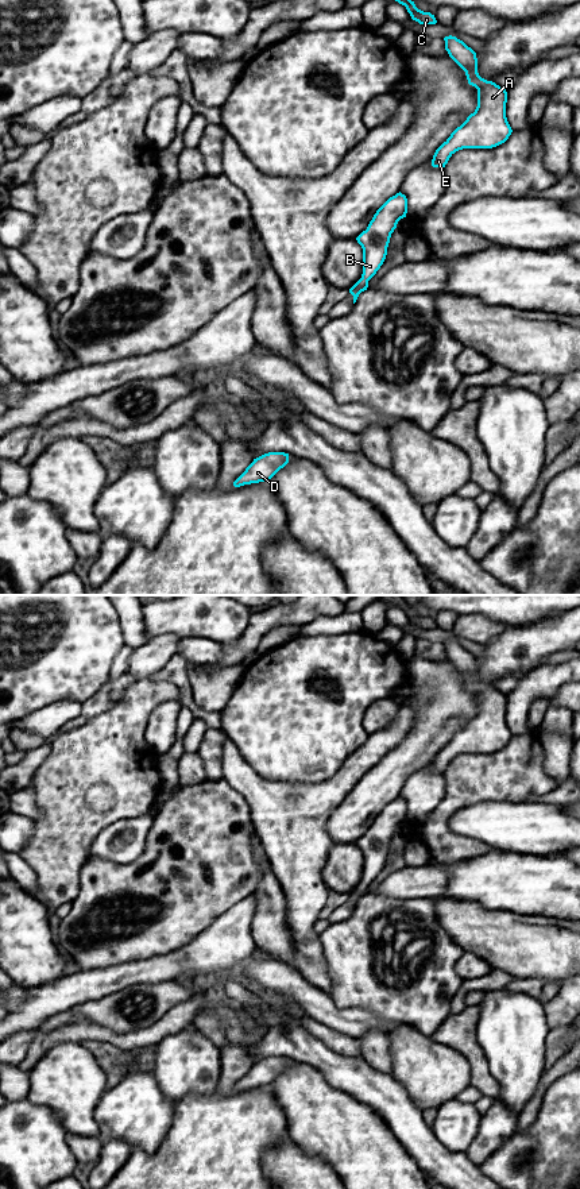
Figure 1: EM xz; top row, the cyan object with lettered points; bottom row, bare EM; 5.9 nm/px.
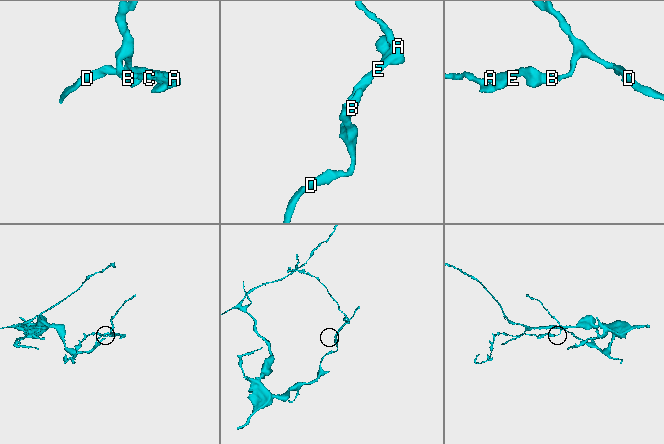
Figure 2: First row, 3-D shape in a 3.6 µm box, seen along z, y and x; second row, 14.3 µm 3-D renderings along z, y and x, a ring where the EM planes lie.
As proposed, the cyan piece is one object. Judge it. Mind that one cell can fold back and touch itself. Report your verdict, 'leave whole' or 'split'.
leave whole

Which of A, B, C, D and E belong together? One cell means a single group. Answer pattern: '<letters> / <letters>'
A B C D E

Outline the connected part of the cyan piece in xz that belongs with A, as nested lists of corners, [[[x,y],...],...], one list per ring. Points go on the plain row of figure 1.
[[[445,641],[445,655],[449,661],[465,676],[468,688],[477,694],[477,711],[467,725],[436,754],[432,771],[444,773],[449,763],[463,753],[492,753],[504,748],[513,734],[506,722],[507,696],[492,686],[482,683],[477,678],[476,657],[456,641]]]

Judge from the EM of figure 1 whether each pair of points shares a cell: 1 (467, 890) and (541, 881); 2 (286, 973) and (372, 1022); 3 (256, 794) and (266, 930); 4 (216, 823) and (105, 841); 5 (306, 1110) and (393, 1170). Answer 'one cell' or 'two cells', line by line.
1: one cell
2: one cell
3: two cells
4: two cells
5: one cell

